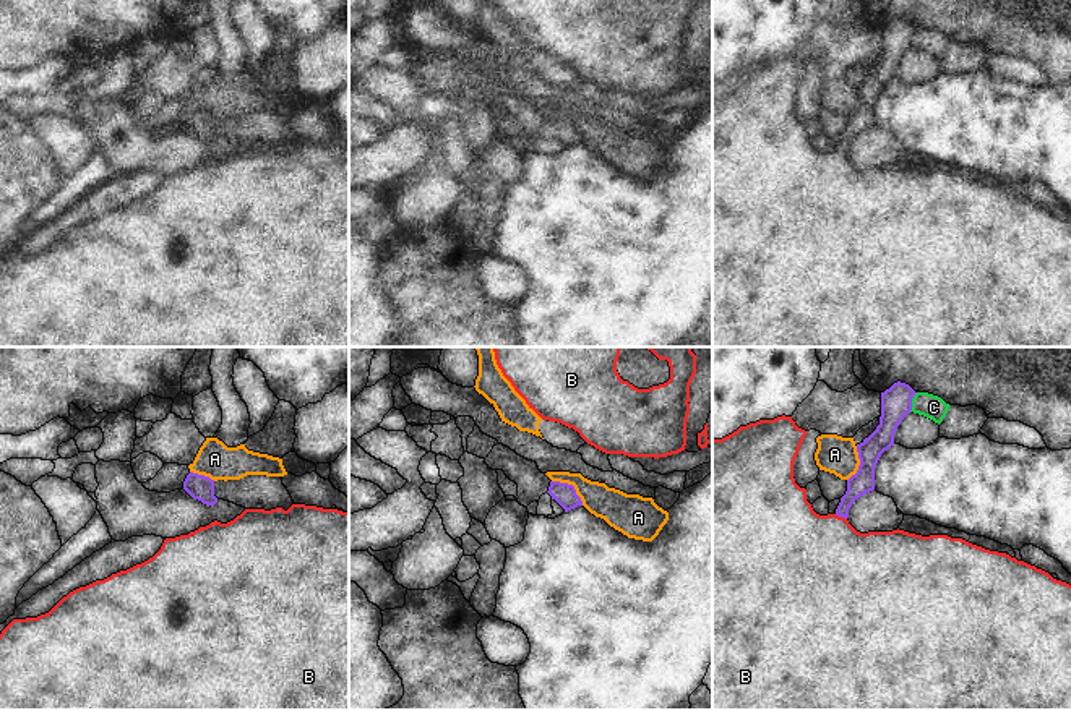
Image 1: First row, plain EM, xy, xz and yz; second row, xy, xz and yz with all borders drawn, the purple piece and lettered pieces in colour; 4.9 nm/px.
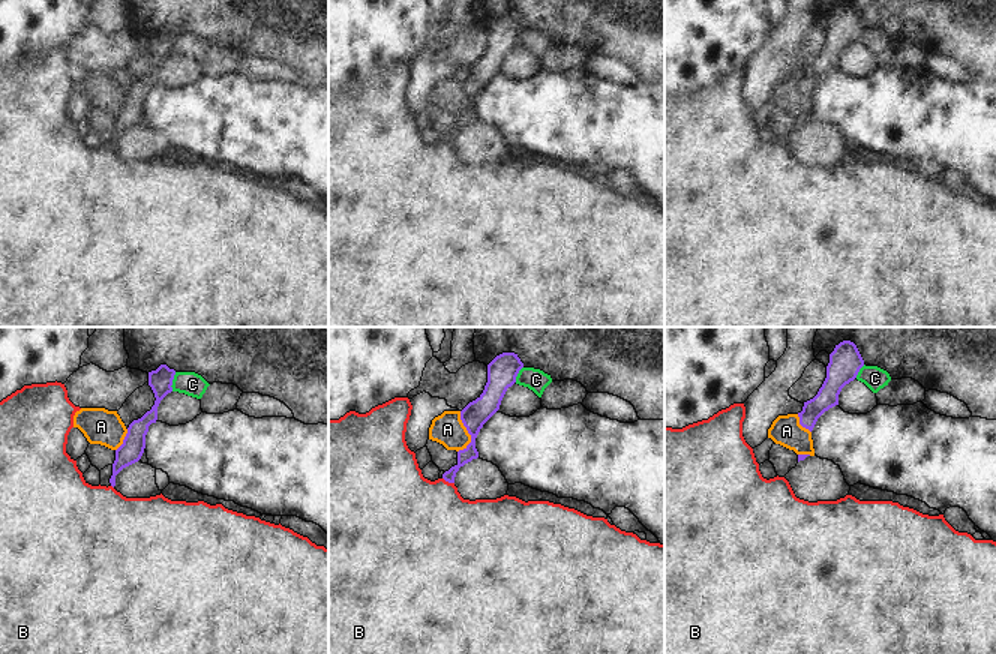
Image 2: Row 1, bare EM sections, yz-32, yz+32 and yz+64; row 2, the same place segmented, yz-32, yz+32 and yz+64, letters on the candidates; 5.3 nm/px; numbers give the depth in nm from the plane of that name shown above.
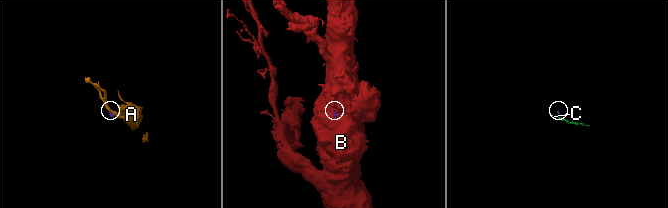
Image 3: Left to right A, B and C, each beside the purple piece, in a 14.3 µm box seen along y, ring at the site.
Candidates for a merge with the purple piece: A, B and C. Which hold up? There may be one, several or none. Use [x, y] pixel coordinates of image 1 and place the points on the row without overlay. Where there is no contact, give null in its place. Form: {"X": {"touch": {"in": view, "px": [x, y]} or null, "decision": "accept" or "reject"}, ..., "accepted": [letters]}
{"A": {"touch": {"in": "xz", "px": [572, 122]}, "decision": "reject"}, "B": {"touch": {"in": "yz", "px": [841, 153]}, "decision": "accept"}, "C": {"touch": {"in": "yz", "px": [911, 39]}, "decision": "reject"}, "accepted": ["B"]}

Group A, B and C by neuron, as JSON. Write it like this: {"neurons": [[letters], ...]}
{"neurons": [["A"], ["B"], ["C"]]}

